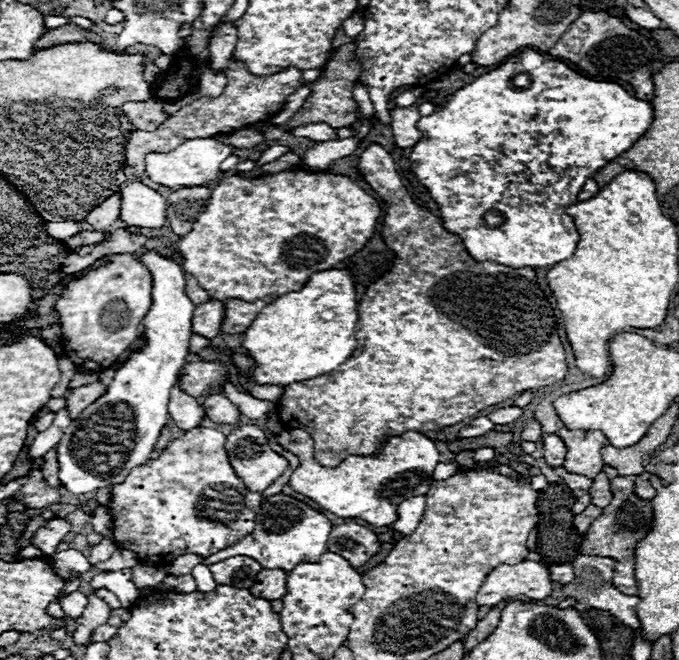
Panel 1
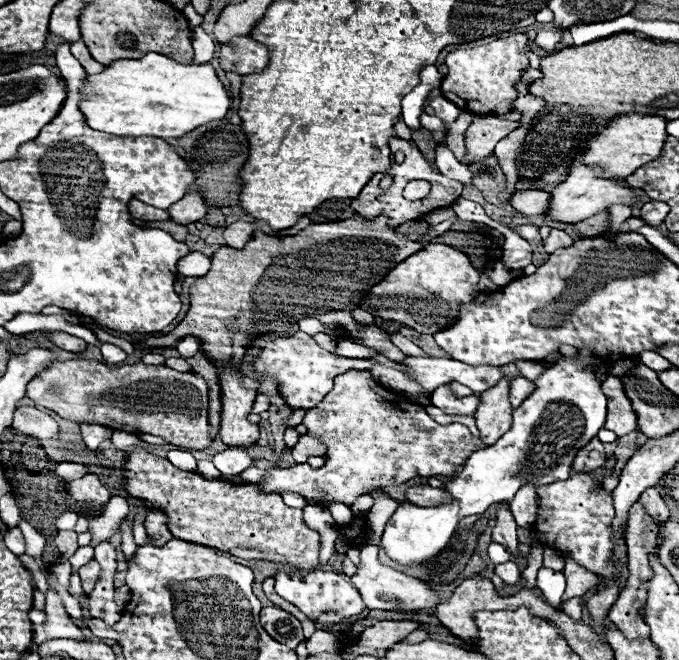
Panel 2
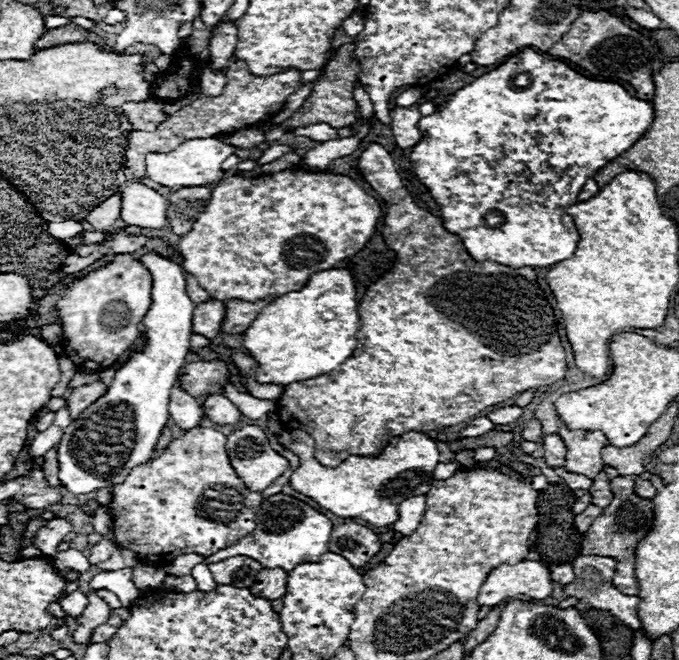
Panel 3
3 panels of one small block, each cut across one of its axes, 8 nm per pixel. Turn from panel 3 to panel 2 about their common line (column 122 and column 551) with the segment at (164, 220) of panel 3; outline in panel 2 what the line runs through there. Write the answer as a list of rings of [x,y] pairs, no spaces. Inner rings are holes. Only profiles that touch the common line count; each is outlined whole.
[[[574,166],[572,172],[568,174],[568,178],[560,184],[556,184],[550,190],[550,204],[548,204],[548,212],[544,214],[546,220],[554,220],[554,222],[564,222],[564,224],[576,224],[584,218],[590,218],[598,212],[608,210],[612,204],[636,204],[638,196],[634,194],[634,188],[624,188],[618,186],[616,178],[596,178],[592,168],[586,166]]]

